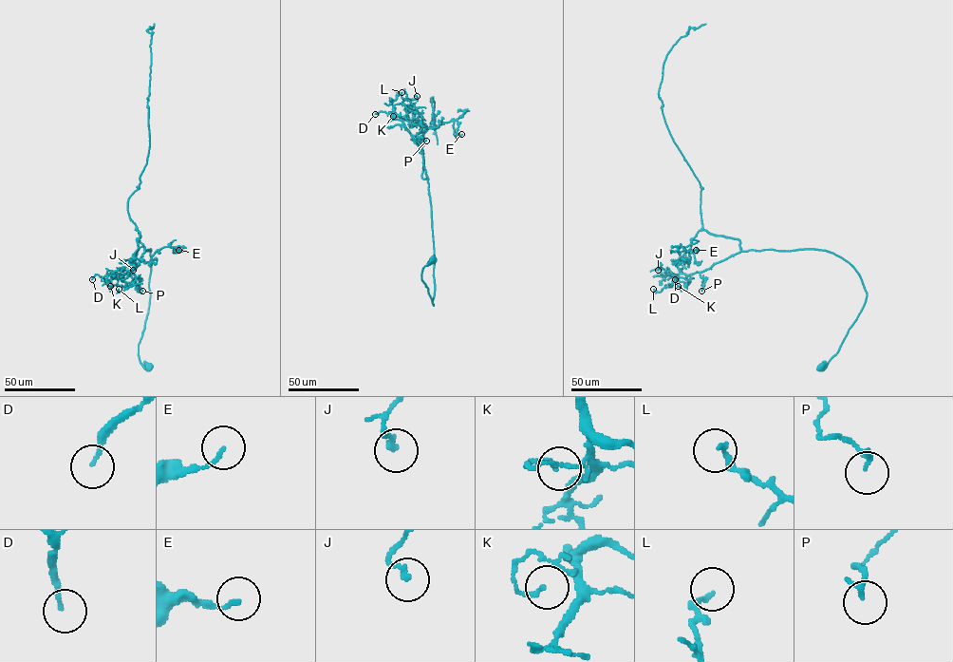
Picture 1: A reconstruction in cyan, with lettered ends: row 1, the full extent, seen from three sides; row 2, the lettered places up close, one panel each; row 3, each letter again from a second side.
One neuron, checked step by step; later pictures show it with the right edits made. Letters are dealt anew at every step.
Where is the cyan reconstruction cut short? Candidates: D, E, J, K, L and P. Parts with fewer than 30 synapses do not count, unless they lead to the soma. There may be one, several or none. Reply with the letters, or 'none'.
none

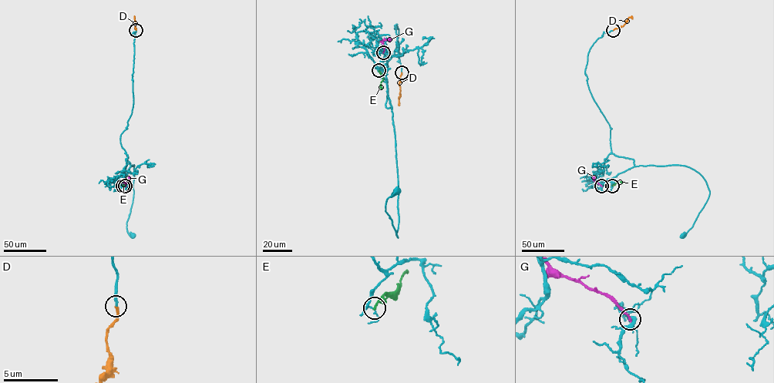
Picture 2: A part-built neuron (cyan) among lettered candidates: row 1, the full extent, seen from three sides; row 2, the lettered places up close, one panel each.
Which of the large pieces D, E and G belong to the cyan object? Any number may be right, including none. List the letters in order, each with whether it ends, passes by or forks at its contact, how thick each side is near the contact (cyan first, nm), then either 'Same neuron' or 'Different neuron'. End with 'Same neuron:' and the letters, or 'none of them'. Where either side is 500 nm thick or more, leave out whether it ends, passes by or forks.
D: It ends there. Thickness 190 nm (cyan) against 240 nm. Same neuron
E: It ends there. Thickness 110 nm (cyan) against 170 nm. Different neuron
G: It ends there. Thickness 260 nm (cyan) against 220 nm. Different neuron
Same neuron: D

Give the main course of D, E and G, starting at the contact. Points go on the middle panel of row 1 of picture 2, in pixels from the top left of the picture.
D: (402, 72), (399, 105)
E: (378, 71), (383, 78), (381, 89)
G: (383, 52), (382, 41), (391, 39)

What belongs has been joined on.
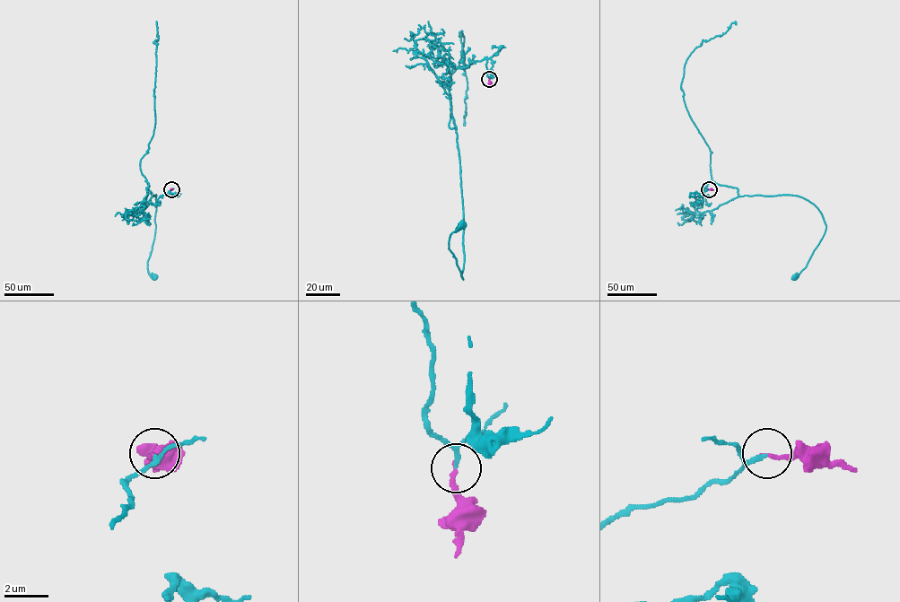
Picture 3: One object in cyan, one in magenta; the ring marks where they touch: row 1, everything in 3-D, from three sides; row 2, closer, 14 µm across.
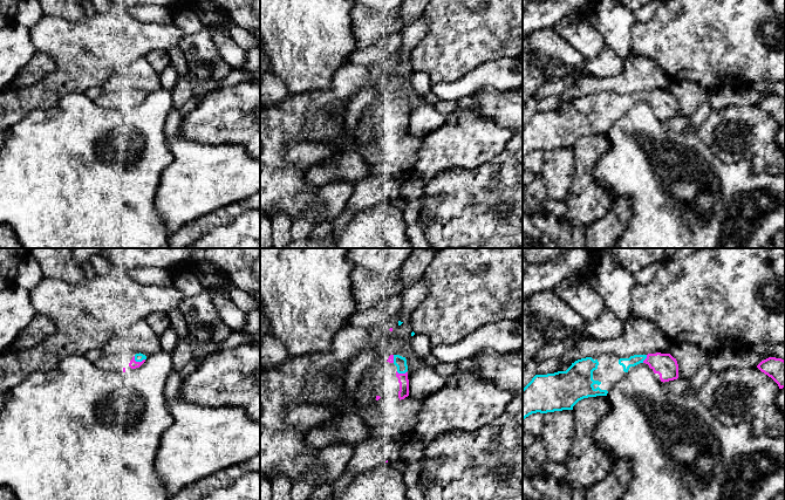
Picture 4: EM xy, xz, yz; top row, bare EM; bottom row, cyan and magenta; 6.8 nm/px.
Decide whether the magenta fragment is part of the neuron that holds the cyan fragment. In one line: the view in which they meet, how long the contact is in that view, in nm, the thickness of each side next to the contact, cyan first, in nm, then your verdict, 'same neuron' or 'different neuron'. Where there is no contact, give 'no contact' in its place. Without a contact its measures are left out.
xz | 70 nm | 80/70 nm | same neuron

